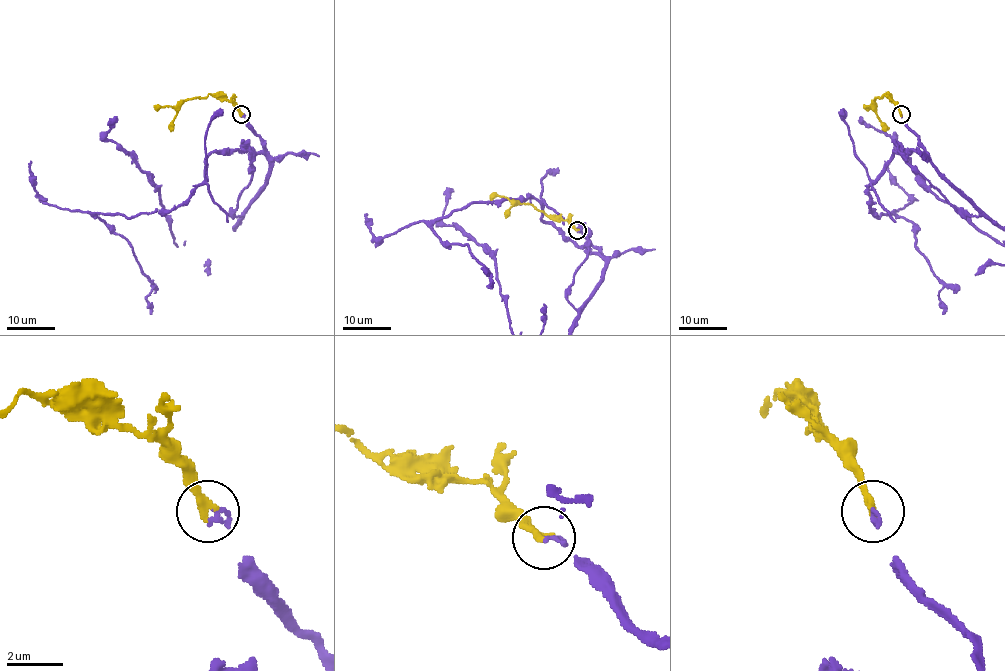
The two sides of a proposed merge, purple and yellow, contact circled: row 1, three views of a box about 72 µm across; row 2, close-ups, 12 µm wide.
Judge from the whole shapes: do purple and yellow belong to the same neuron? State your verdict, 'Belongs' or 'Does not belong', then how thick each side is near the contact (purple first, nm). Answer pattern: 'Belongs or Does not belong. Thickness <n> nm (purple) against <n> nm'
Belongs. Thickness 160 nm (purple) against 300 nm

